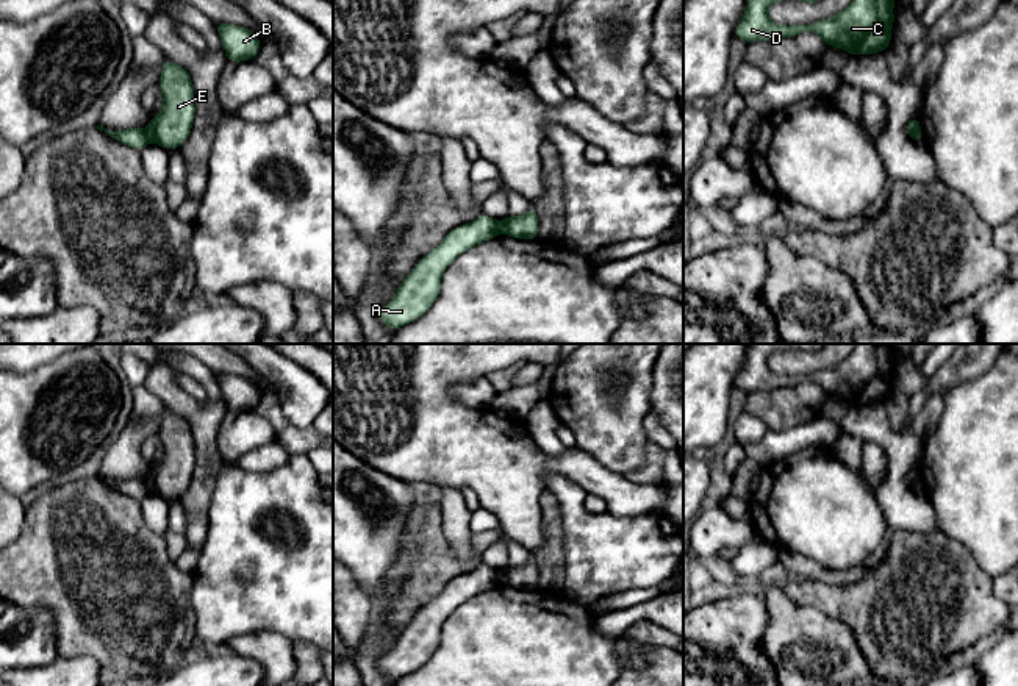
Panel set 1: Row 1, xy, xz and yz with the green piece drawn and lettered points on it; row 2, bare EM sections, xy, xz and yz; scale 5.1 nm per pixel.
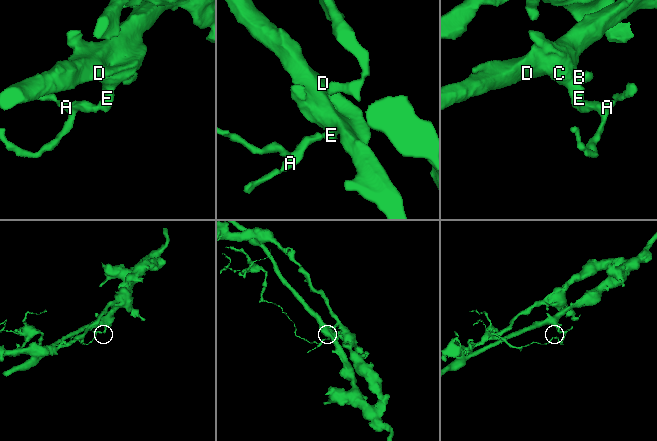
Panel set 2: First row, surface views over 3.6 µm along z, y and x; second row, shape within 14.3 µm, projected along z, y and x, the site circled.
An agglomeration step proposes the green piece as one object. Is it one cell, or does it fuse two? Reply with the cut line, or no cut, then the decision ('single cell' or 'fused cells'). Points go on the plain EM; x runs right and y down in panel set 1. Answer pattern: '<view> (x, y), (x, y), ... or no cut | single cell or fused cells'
xy (146, 480), (150, 489) | fused cells

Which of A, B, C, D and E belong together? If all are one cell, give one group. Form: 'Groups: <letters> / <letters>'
Groups: A / B C D E

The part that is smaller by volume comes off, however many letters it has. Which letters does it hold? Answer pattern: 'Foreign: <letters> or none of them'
Foreign: A

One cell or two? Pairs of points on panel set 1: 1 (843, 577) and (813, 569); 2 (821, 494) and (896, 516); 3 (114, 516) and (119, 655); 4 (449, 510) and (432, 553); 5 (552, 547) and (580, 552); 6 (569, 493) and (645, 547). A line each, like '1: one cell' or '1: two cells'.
1: one cell
2: two cells
3: one cell
4: two cells
5: two cells
6: one cell

